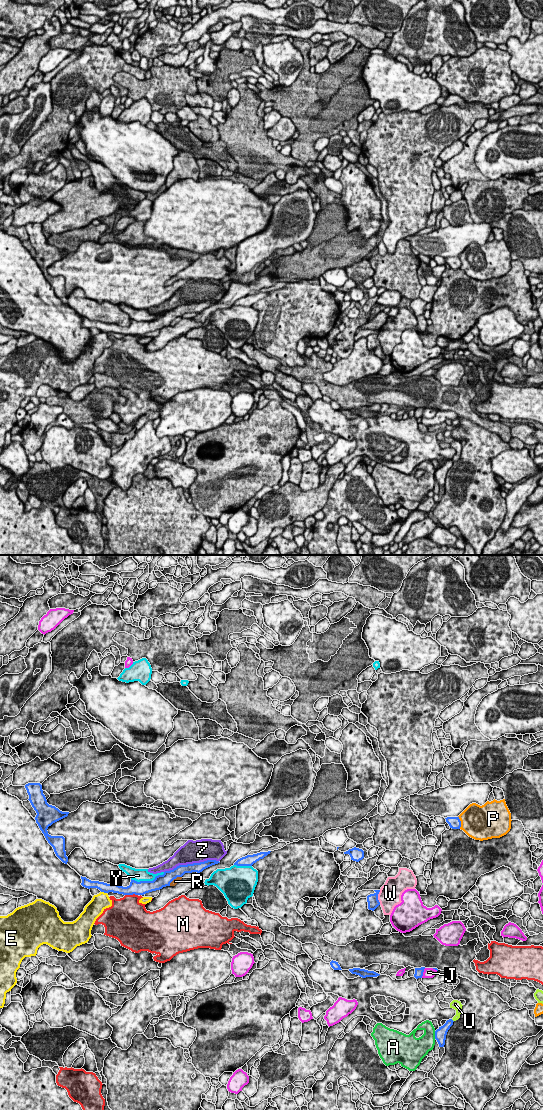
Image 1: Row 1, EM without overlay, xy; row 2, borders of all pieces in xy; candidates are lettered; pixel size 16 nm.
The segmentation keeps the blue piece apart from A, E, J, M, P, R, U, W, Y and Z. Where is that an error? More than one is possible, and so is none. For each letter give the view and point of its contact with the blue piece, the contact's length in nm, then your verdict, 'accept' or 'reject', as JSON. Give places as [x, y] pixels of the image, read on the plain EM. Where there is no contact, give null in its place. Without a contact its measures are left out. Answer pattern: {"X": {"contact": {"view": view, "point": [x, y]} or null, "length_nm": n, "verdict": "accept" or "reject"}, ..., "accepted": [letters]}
{"A": {"contact": {"view": "xy", "point": [435, 475]}, "length_nm": 130, "verdict": "reject"}, "E": {"contact": {"view": "xy", "point": [104, 332]}, "length_nm": 100, "verdict": "reject"}, "J": {"contact": {"view": "xy", "point": [422, 413]}, "length_nm": 170, "verdict": "reject"}, "M": {"contact": {"view": "xy", "point": [131, 334]}, "length_nm": 200, "verdict": "reject"}, "P": {"contact": {"view": "xy", "point": [460, 262]}, "length_nm": 220, "verdict": "reject"}, "R": {"contact": {"view": "xy", "point": [174, 318]}, "length_nm": 260, "verdict": "reject"}, "U": {"contact": {"view": "xy", "point": [452, 460]}, "length_nm": 60, "verdict": "reject"}, "W": {"contact": {"view": "xy", "point": [377, 337]}, "length_nm": 240, "verdict": "reject"}, "Y": {"contact": {"view": "xy", "point": [147, 321]}, "length_nm": 550, "verdict": "reject"}, "Z": {"contact": {"view": "xy", "point": [191, 304]}, "length_nm": 900, "verdict": "reject"}, "accepted": []}

